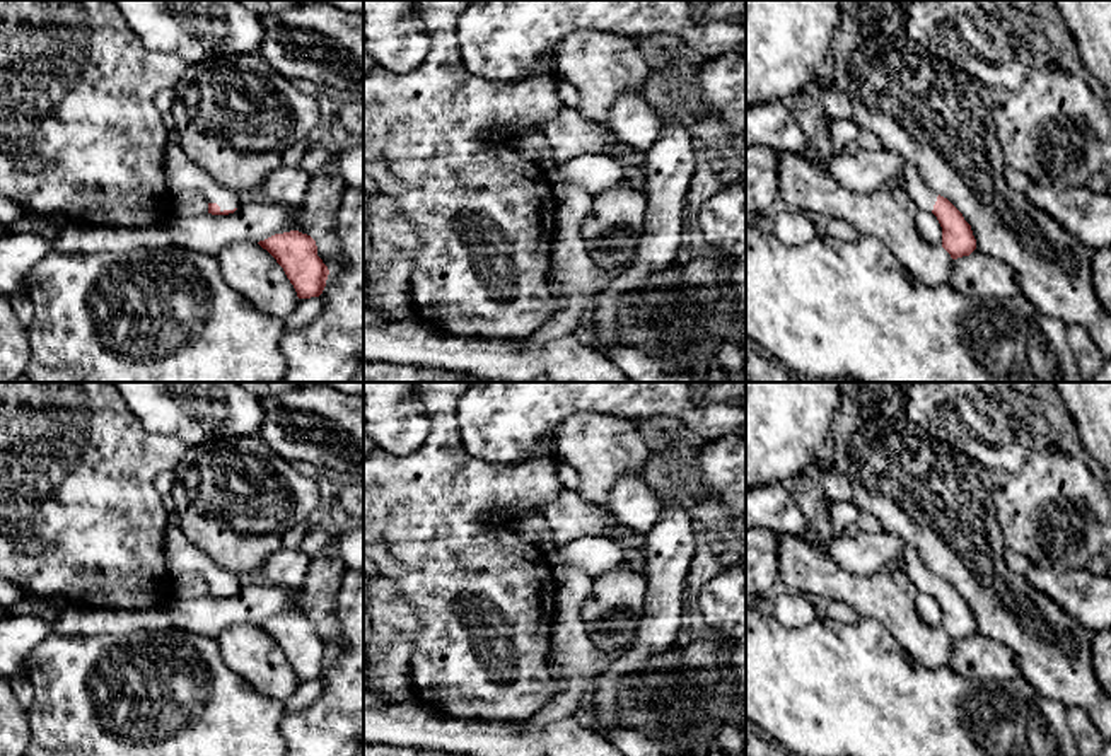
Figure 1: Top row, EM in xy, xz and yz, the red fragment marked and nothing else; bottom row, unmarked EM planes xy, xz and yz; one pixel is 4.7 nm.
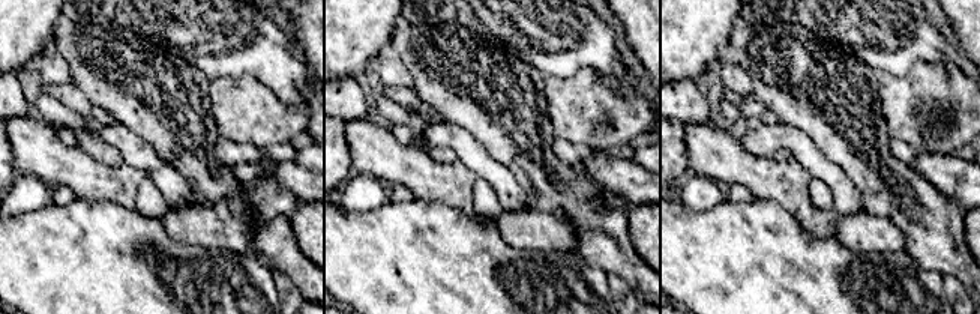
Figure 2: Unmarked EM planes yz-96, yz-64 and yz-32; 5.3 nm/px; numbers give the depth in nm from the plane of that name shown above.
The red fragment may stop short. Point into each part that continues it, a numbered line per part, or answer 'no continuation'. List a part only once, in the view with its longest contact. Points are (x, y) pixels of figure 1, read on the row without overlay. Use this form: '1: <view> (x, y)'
1: xy (180, 553)

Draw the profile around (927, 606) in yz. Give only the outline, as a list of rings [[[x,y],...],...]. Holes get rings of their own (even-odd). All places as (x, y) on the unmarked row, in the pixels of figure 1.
[[[918,592],[916,611],[927,625],[942,626],[942,609],[932,594]]]

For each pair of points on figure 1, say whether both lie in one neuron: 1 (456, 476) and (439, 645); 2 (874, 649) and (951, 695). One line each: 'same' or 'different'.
1: same
2: same

